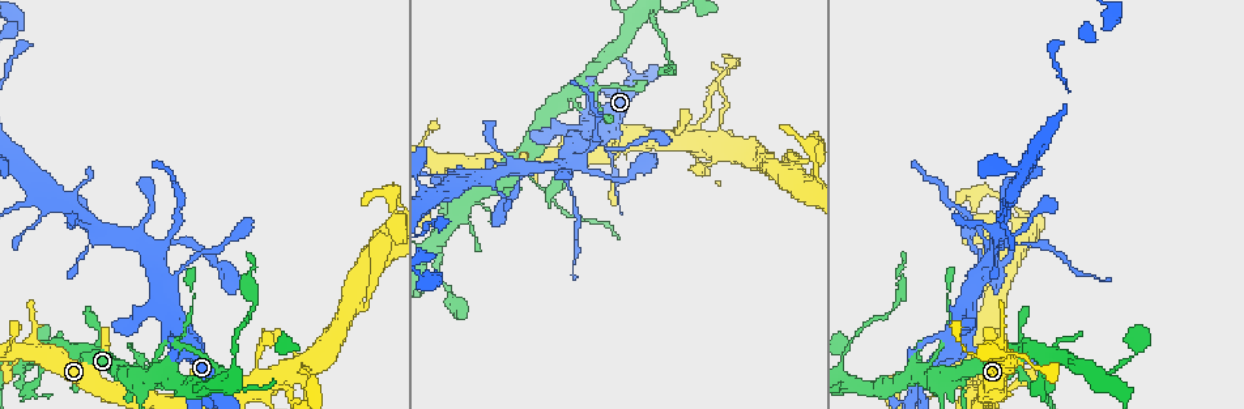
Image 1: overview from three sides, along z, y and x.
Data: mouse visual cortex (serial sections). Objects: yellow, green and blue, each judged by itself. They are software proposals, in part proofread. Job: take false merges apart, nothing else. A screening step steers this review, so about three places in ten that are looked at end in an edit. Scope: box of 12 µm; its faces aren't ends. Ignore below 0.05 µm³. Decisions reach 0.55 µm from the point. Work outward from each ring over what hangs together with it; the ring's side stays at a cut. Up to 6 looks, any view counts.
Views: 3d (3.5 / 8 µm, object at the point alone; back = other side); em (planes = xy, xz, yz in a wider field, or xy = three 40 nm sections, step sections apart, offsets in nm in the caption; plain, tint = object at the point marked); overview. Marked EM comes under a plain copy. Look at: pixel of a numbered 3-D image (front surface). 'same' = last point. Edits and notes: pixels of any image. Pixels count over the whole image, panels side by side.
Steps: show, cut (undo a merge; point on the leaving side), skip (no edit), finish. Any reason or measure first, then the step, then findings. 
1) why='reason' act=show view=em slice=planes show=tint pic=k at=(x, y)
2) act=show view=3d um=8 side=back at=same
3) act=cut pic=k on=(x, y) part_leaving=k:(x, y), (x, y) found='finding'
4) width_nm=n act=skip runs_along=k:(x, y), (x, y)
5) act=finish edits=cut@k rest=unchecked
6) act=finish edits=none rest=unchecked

why='narrows sharply' act=show view=3d um=8 pic=1 at=(1021, 373)

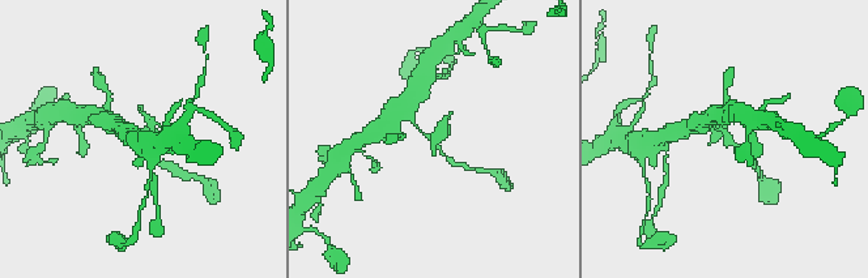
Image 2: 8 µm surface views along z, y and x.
act=show view=3d um=3.5 pic=2 at=(731, 138)

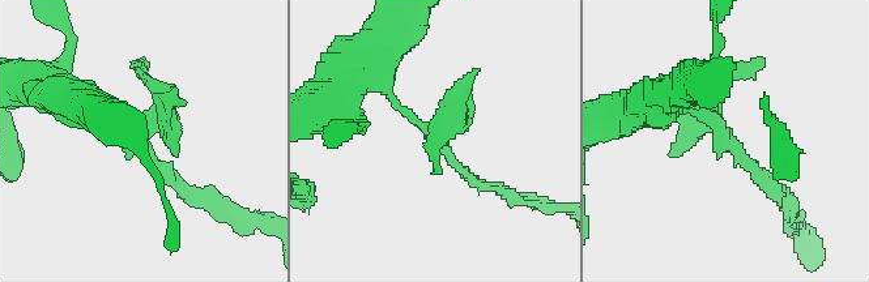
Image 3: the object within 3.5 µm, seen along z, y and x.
act=show view=em slice=xy step=1 show=tint pic=3 at=(726, 136)

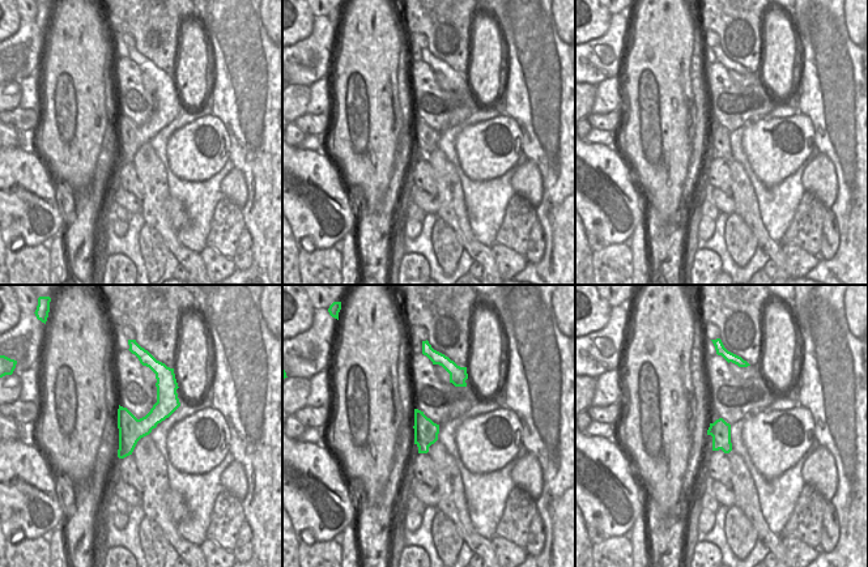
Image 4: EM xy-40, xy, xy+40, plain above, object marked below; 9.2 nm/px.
act=skip found='all the same cell'

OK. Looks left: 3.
why='branch point' act=show view=3d um=8 pic=1 at=(1041, 362)

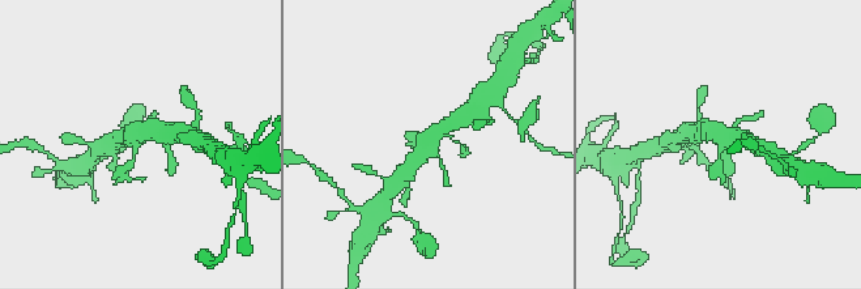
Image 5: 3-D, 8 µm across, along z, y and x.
why='now the EM' act=show view=em slice=xy step=2 show=tint pic=5 at=(134, 143)

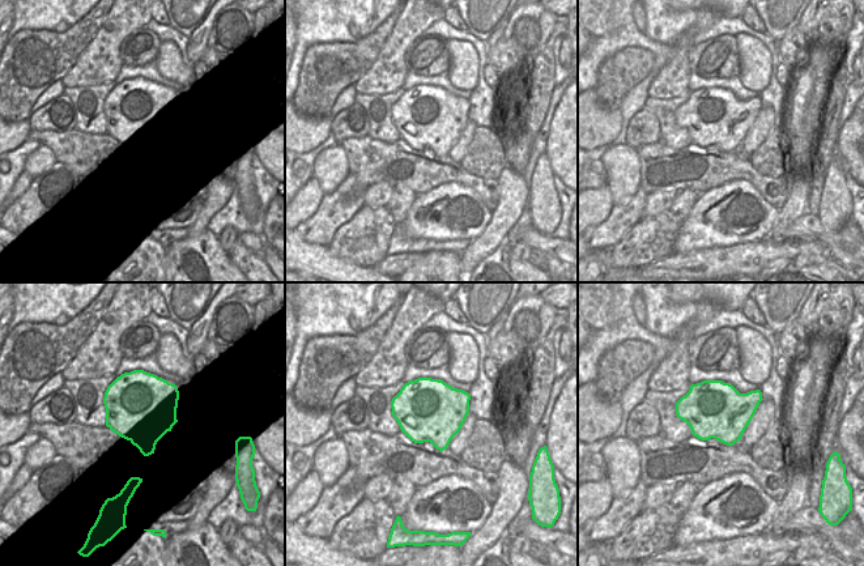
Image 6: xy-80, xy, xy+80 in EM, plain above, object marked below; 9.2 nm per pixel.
act=skip runs_along=5:(452, 123), (426, 143), (401, 175) found='one cell here'

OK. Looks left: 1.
act=finish edits=none rest=unchecked

